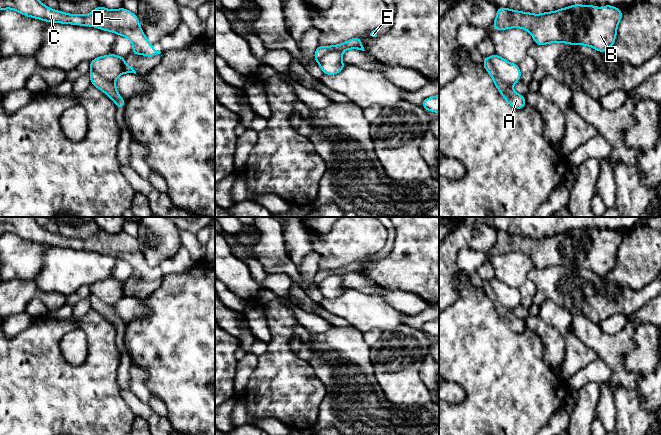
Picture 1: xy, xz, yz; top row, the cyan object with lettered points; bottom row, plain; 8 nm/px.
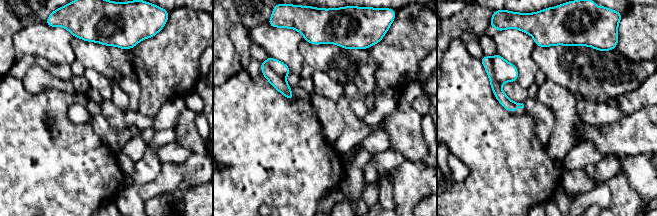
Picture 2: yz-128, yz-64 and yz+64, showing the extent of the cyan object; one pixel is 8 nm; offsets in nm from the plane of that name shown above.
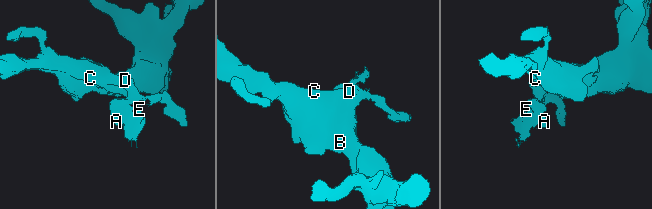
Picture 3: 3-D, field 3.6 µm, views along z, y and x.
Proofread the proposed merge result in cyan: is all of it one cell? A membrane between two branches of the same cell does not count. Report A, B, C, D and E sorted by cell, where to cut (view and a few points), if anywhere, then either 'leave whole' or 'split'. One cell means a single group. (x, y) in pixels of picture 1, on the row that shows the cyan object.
A E / B C D | yz (489, 58), (497, 75), (511, 85) | split

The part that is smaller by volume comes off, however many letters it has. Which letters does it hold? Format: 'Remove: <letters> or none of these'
Remove: A, E

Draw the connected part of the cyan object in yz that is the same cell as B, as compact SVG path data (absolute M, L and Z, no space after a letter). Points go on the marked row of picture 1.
M574 4L566 8L542 14L532 14L498 7L496 19L492 23L495 30L522 28L529 31L537 45L563 42L570 45L586 45L603 53L612 47L616 40L617 26L623 11L615 6L603 5L600 9L594 5Z

